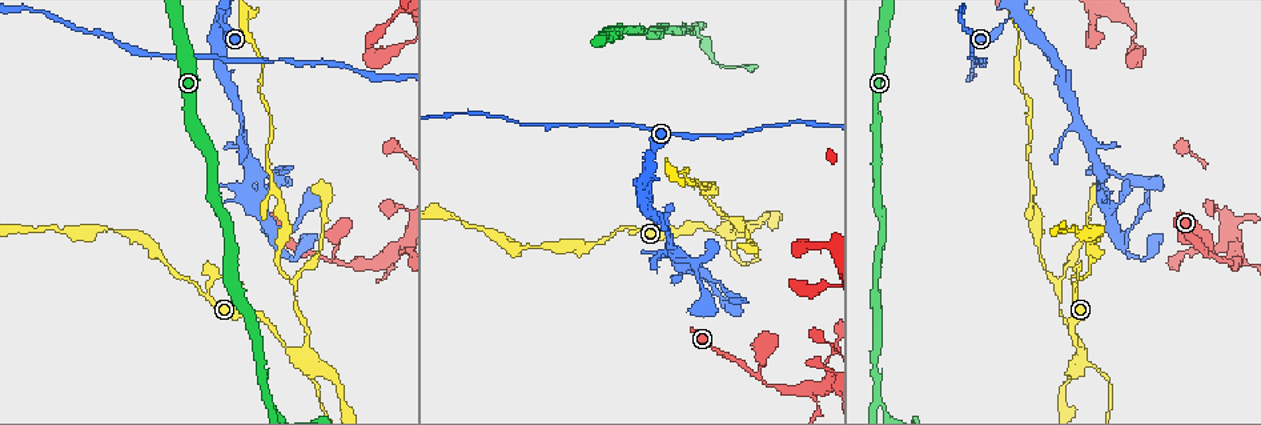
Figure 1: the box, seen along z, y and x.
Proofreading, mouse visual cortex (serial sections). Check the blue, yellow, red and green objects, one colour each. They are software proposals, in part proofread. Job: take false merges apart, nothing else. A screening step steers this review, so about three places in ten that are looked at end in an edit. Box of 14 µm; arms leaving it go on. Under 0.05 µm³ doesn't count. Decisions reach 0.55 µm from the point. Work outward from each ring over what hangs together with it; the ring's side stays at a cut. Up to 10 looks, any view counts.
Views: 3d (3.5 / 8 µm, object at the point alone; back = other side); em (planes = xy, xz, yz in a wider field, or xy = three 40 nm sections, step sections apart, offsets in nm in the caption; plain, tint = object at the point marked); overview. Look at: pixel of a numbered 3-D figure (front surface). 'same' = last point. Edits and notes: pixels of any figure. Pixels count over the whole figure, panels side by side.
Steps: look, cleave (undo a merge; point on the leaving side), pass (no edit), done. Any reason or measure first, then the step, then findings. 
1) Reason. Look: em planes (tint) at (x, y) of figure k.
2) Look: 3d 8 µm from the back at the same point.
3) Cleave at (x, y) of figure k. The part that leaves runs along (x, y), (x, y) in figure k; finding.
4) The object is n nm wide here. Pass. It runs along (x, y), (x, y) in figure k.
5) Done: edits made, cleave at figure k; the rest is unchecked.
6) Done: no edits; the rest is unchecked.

Looks like a crossing. Look: 3d 3.5 µm at (1078, 353) of figure 1.

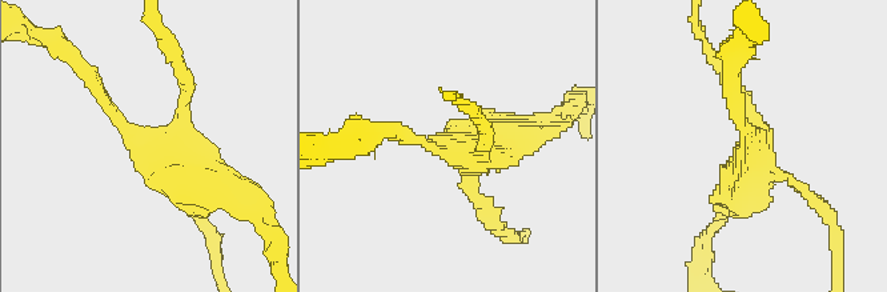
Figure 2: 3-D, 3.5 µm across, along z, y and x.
4 arms meet here; the arms are 150, 150, 150, 400 nm wide; shape alone is not enough. Look: em xy step 2 (tint) at (469, 156) of figure 2.

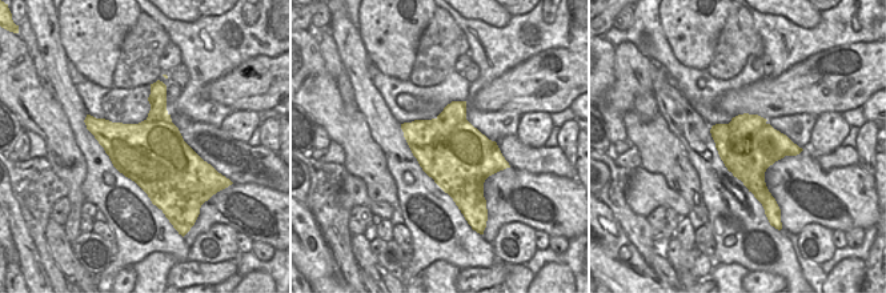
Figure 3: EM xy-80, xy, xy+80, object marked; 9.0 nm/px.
Cleave at (813, 199) of figure 2. The part that leaves runs along (181, 123), (185, 78), (161, 32) in figure 2; two cells meet here.

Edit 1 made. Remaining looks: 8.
Redraw. Look: overview.

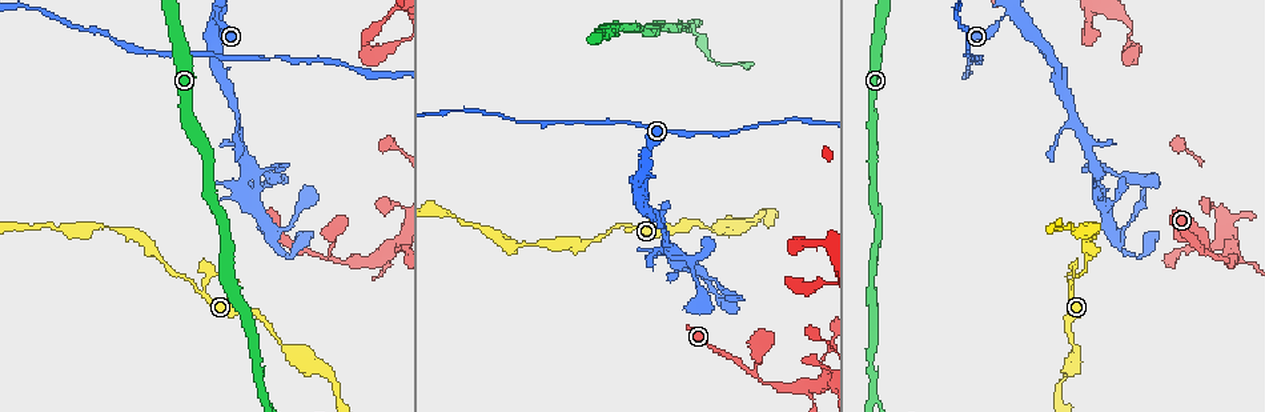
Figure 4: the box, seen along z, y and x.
Branch point. Look: 3d 3.5 µm at (1218, 257) of figure 4.

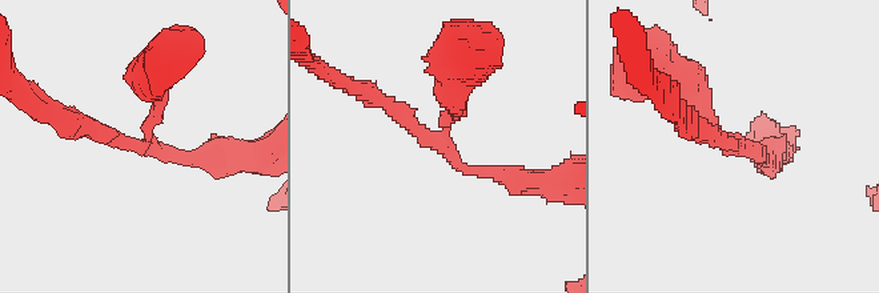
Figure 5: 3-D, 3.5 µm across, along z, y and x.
Now the EM. Look: em xy step 5 (tint) at (733, 149) of figure 5.

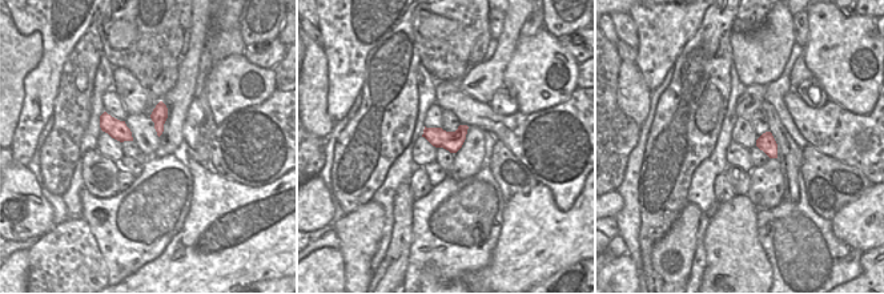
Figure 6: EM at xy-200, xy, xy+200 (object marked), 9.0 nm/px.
3 arms meet here. Pass. It runs along (368, 95), (461, 167), (514, 177) in figure 5; all the same cell.

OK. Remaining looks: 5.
Sudden change in width. Look: 3d 3.5 µm at (379, 258) of figure 4.

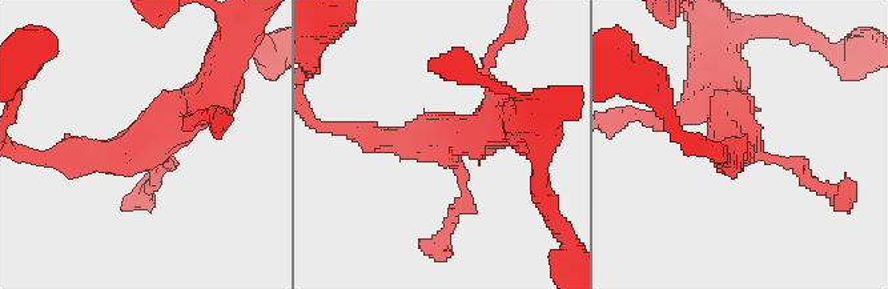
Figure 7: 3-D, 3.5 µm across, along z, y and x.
Need the tissue. Look: em xy step 5 (tint) at (151, 142) of figure 7.

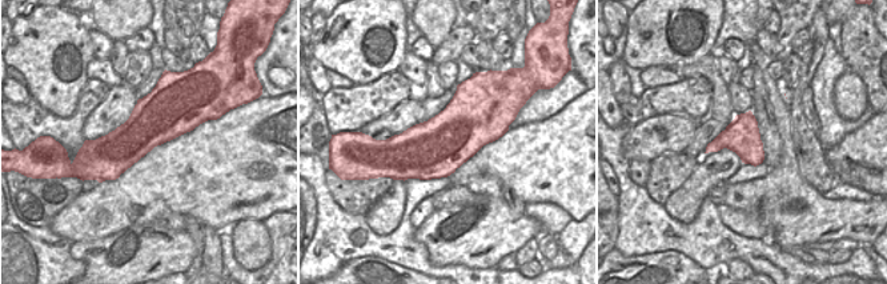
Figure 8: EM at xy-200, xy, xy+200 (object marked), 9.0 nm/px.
The object is 550 nm wide here. Pass. It runs along (61, 159), (143, 147), (213, 85) in figure 7; one cell here.

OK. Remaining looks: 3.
Look: 3d 3.5 µm at (262, 396) of figure 4.

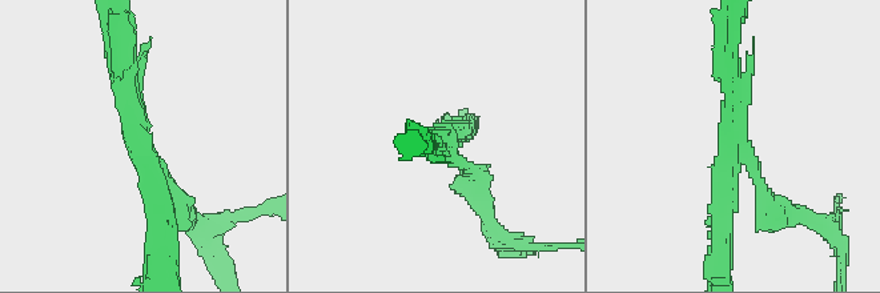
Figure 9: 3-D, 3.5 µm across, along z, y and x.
Cleave at (764, 197) of figure 9. The part that leaves runs along (743, 149), (774, 212), (815, 212) in figure 9; two cells meet here.

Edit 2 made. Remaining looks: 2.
Done: edits made, cleave at figure 2, cleave at figure 9; the rest is unchecked.

